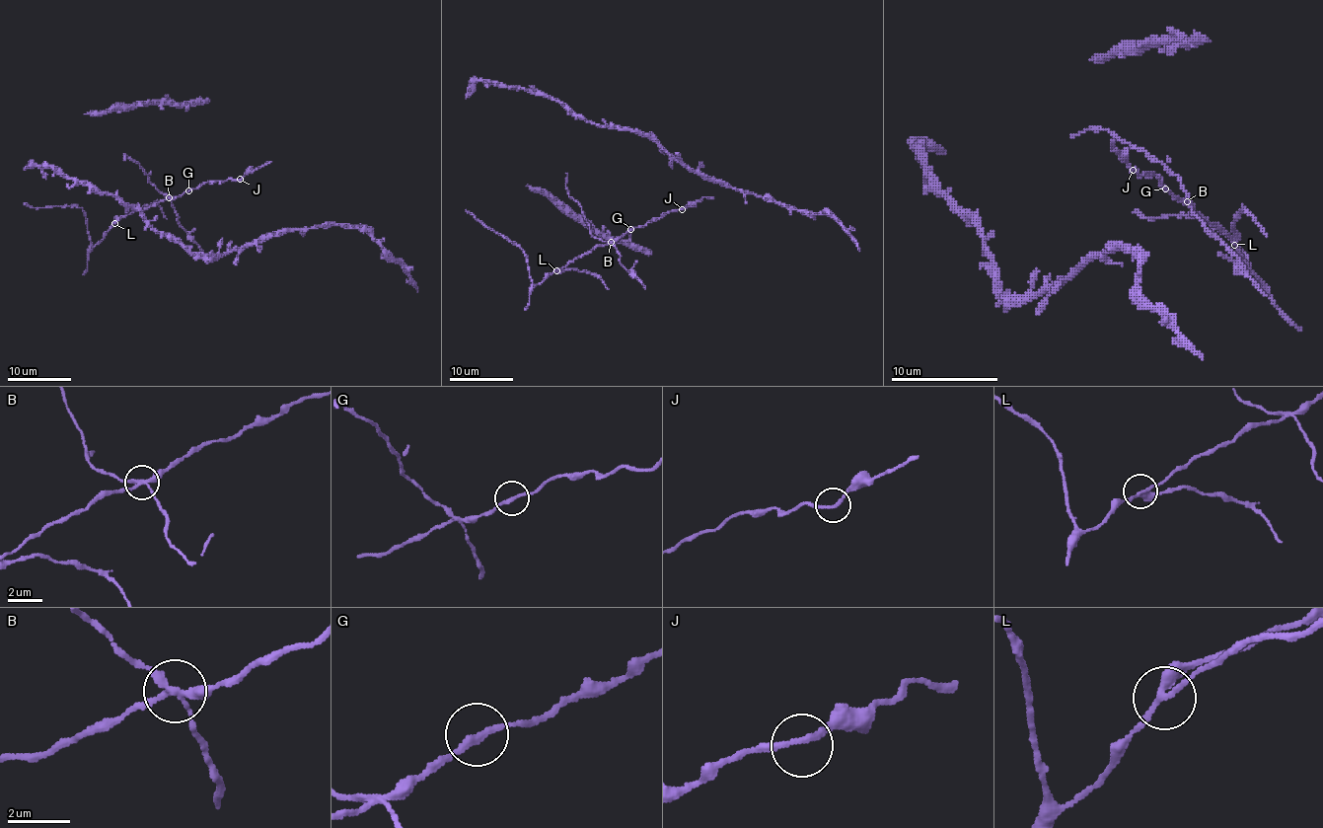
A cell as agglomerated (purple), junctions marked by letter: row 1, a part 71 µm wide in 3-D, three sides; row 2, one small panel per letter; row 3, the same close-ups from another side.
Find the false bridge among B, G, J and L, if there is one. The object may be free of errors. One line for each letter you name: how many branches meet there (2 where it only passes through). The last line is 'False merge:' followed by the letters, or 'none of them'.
B: Branches: 4
False merge: B

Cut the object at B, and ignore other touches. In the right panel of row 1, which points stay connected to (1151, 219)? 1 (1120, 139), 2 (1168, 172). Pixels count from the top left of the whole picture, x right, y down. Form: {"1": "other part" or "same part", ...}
{"1": "other part", "2": "other part"}

